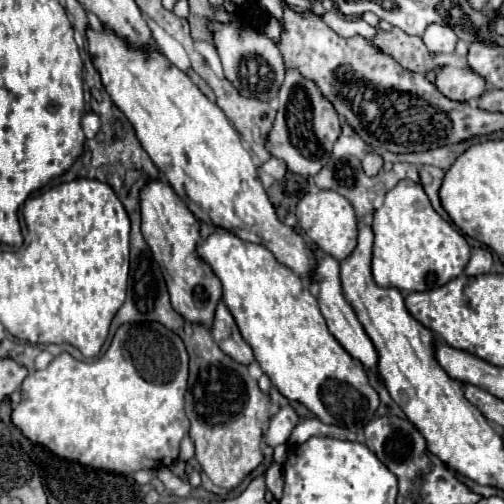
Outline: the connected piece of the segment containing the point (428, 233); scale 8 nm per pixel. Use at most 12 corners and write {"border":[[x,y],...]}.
{"border":[[401,180],[373,214],[377,286],[457,278],[467,240]]}

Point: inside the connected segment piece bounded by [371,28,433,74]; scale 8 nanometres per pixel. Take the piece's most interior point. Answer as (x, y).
(410, 52)

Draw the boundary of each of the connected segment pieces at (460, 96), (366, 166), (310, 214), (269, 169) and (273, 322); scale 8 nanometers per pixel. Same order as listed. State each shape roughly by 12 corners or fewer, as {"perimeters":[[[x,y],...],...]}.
{"perimeters":[[[441,66],[435,86],[451,100],[467,102],[485,80],[467,68]],[[375,154],[361,160],[365,174],[375,176],[383,166],[383,160]],[[333,190],[305,194],[297,224],[319,250],[345,260],[357,216]],[[271,158],[261,172],[281,180],[287,172],[285,162]],[[197,244],[261,370],[353,432],[379,396],[267,248]]]}

